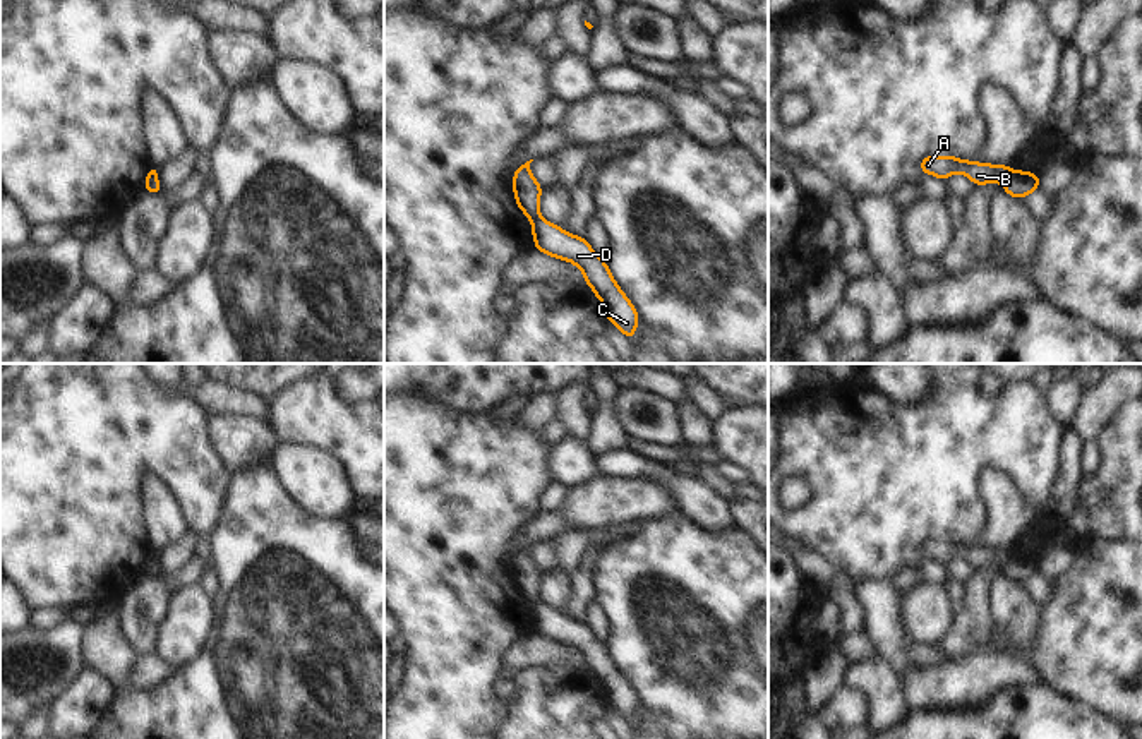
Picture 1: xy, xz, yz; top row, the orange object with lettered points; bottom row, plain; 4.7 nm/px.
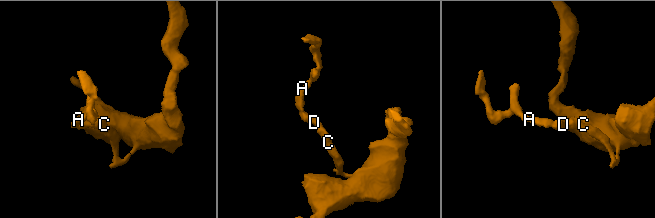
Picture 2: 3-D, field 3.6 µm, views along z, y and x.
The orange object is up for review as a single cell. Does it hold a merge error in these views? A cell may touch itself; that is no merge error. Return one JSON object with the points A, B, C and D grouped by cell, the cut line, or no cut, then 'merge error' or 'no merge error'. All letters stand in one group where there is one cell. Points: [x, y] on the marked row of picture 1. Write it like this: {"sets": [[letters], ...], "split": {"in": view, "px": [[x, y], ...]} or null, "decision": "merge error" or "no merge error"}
{"sets": [["A", "B"], ["C", "D"]], "split": {"in": "yz", "px": [[1014, 172], [1003, 184]]}, "decision": "merge error"}

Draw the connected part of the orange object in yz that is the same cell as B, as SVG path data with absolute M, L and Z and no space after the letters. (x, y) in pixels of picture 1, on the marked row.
M926 156L921 159L921 171L931 173L941 180L947 180L953 171L964 173L969 177L976 187L984 185L988 182L998 182L1001 185L1012 177L1012 168L1005 165L986 165L957 159L953 156Z

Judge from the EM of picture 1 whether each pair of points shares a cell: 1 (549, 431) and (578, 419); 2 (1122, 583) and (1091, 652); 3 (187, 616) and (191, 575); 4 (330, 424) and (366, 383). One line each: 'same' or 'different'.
1: different
2: same
3: different
4: different

